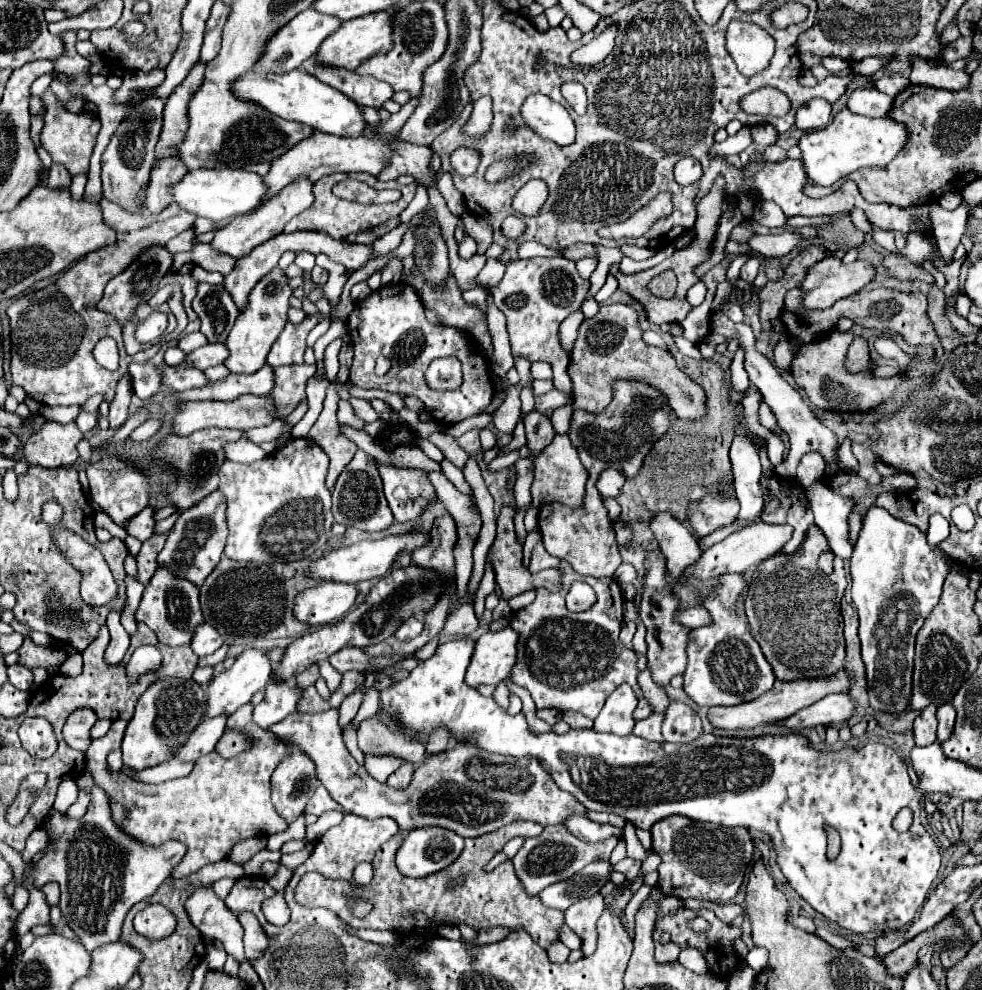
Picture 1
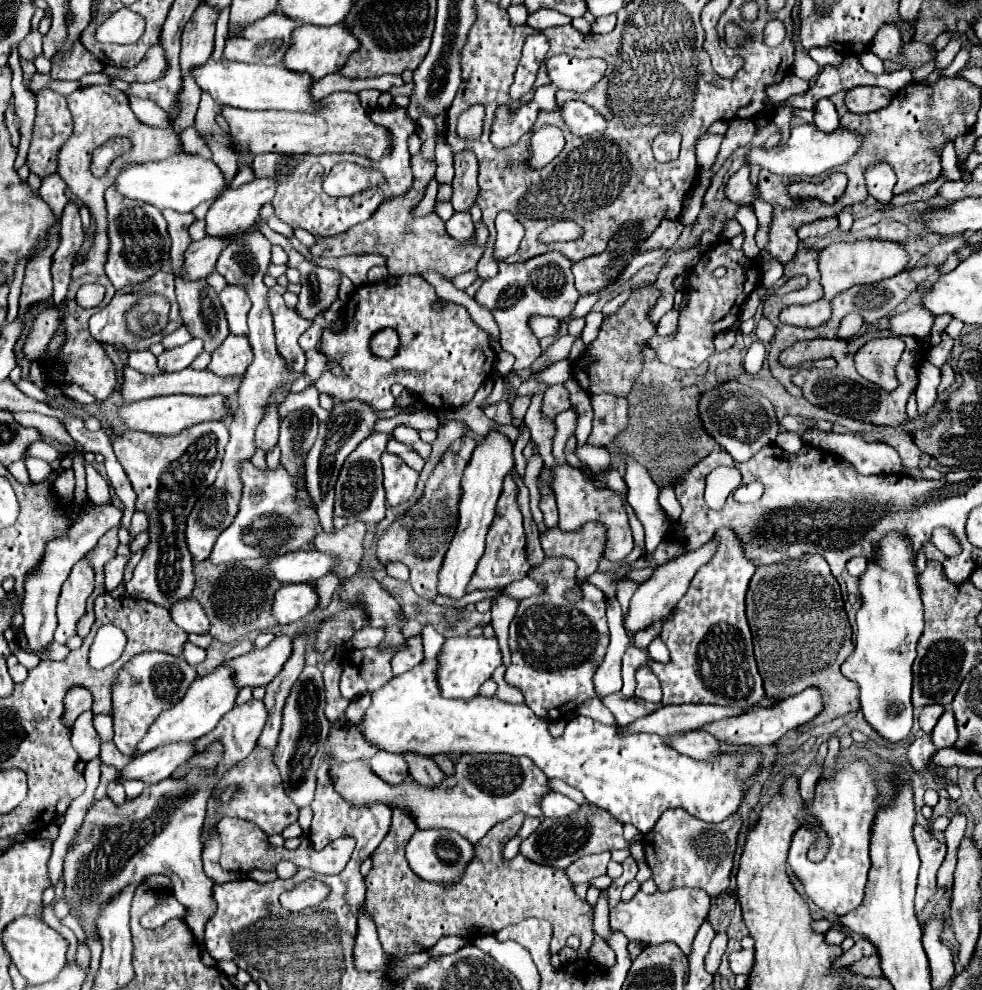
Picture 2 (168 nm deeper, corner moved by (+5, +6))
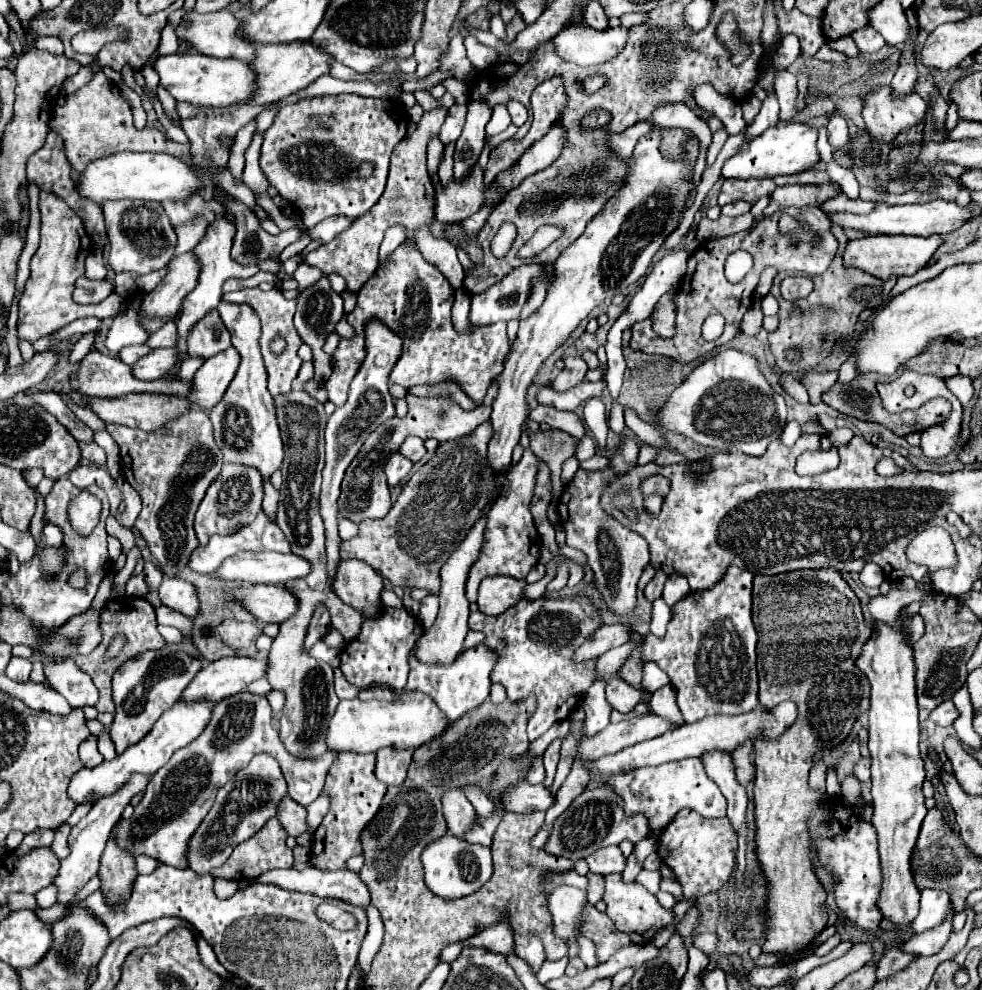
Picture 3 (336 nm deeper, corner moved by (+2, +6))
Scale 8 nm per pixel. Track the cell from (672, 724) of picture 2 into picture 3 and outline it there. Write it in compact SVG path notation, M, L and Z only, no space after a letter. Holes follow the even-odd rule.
M655 713L647 717L635 717L629 721L621 721L617 725L611 723L607 725L607 729L595 733L595 737L581 737L575 759L583 763L583 757L591 757L591 761L595 761L603 755L617 753L629 745L659 737L669 729L673 727Z

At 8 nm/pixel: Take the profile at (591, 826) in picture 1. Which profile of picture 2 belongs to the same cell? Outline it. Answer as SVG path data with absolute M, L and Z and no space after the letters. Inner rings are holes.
M548 793L542 797L542 811L544 817L568 817L576 813L576 803L560 793Z

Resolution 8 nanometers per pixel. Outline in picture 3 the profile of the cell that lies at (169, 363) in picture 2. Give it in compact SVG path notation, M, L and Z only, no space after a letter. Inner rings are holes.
M175 347L169 349L155 349L153 353L147 353L147 357L141 357L135 365L131 365L131 373L139 377L141 381L155 381L163 377L177 361Z

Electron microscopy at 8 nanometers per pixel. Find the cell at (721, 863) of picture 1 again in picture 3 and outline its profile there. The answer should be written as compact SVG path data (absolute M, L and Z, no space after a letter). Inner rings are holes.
M683 809L675 819L663 829L659 839L659 857L663 863L671 865L677 881L683 885L685 899L701 897L721 889L735 867L737 839L727 817L723 819L705 819L691 809Z

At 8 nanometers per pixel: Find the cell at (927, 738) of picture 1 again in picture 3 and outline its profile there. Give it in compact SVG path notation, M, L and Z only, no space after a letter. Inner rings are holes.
M949 699L949 701L943 701L941 705L937 705L937 707L931 711L931 715L929 715L929 719L931 719L933 723L941 725L941 727L953 725L957 717L959 717L959 711L957 711L957 707L955 707L955 703L953 703L951 699Z

